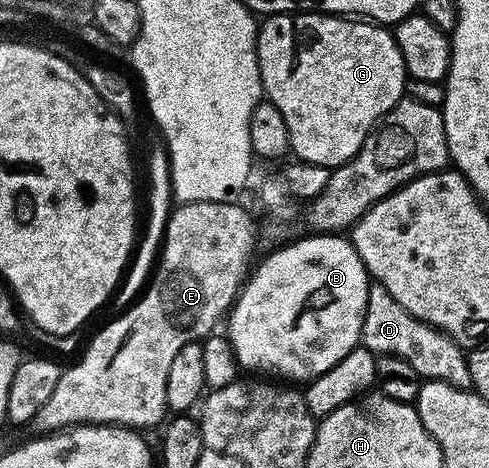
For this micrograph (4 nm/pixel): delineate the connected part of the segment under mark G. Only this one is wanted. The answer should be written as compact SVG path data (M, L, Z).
M270 16L257 34L257 61L264 95L283 114L292 155L303 164L342 168L356 158L374 128L407 96L407 73L396 35L388 27L357 18Z

